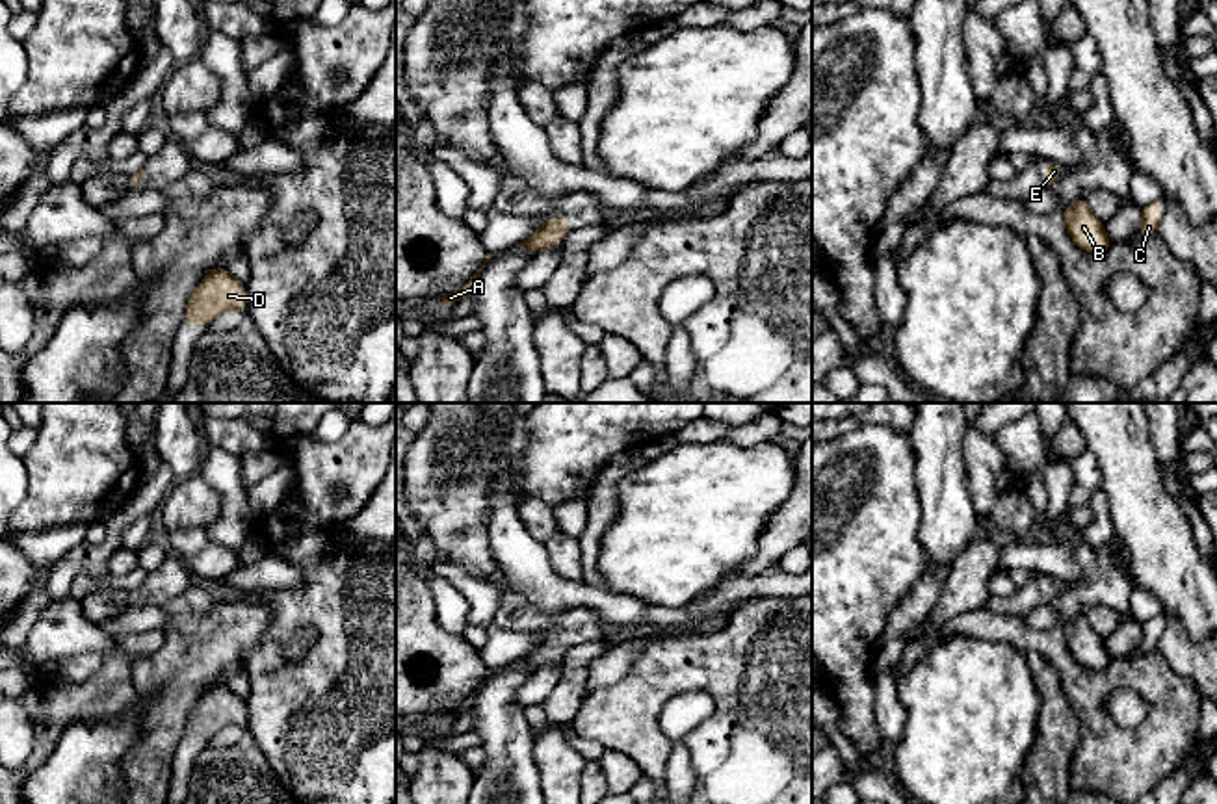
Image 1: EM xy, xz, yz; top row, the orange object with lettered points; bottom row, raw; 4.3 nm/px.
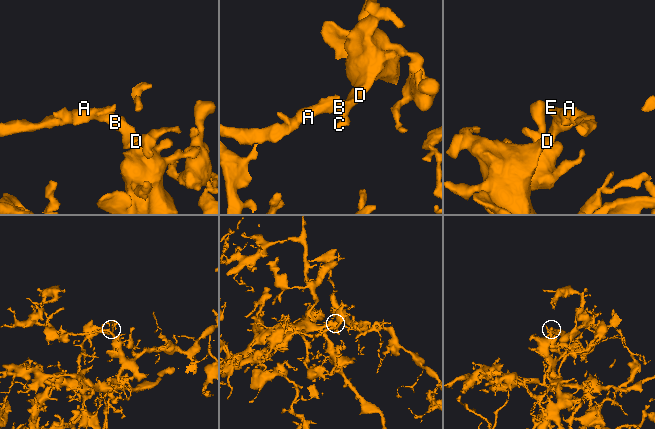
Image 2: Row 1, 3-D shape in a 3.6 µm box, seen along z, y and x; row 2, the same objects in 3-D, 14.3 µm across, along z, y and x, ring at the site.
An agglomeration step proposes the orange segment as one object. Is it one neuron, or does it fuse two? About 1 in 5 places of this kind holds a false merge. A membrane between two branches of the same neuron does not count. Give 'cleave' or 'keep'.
keep

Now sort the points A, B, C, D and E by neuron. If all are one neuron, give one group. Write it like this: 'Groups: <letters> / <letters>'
Groups: A B C D E

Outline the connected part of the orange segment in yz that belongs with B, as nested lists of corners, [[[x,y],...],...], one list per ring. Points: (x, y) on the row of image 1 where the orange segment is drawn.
[[[1083,195],[1063,210],[1063,219],[1070,240],[1085,253],[1102,256],[1113,245],[1106,236],[1106,223],[1094,215]]]

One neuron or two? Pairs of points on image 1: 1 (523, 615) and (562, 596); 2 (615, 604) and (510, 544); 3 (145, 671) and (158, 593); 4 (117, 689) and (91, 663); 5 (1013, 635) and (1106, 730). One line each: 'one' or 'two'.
1: two
2: one
3: two
4: two
5: one

